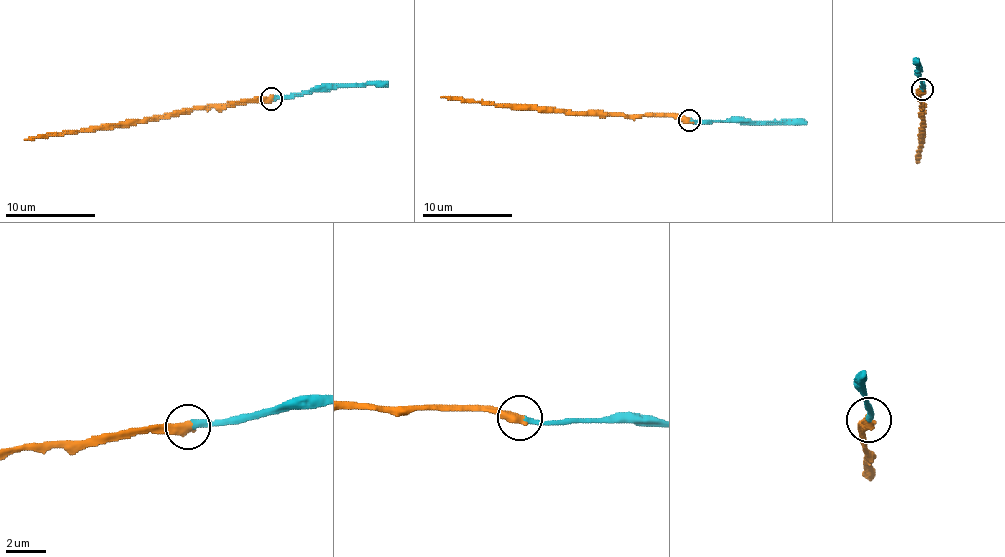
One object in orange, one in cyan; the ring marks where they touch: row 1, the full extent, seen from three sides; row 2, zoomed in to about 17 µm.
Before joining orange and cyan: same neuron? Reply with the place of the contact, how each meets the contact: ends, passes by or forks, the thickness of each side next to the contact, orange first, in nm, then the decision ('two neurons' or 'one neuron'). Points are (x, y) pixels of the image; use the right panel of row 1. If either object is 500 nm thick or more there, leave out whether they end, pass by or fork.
place (922, 89); calibres 500 and 280 nm; one neuron

